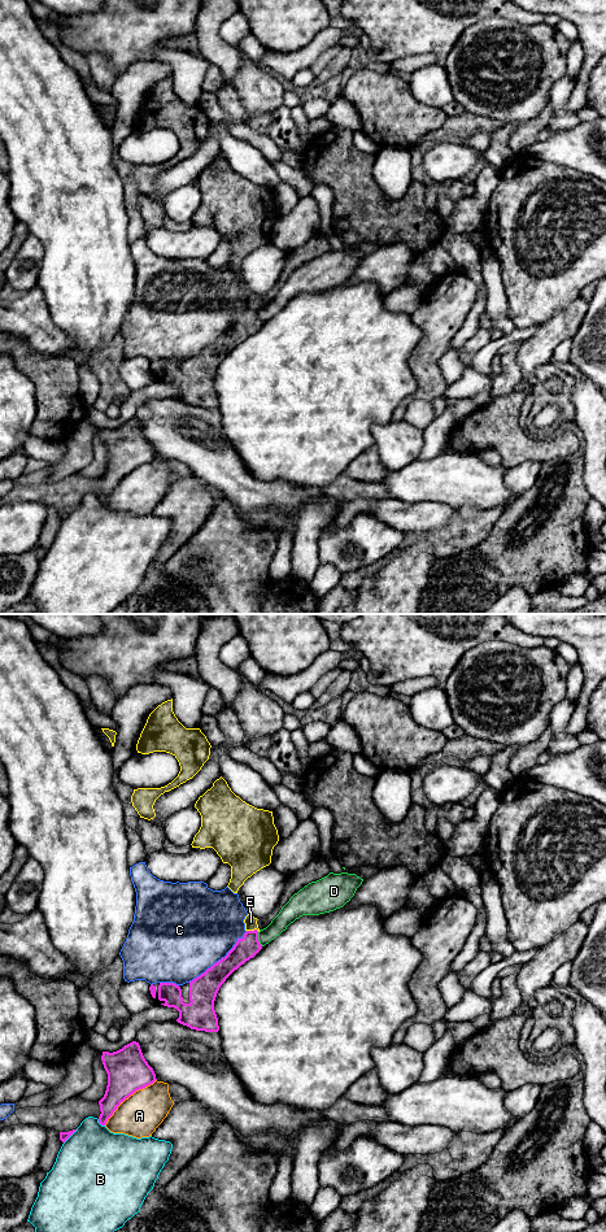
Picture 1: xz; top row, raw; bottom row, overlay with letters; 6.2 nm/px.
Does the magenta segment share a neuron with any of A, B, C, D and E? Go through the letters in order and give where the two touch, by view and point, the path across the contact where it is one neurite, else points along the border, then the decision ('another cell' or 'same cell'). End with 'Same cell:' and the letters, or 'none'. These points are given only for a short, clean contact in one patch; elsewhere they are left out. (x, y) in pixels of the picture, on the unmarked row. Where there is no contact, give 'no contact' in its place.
A: meets magenta in xz at (127, 474); another cell
B: meets magenta in xz at (70, 512); another cell
C: meets magenta in xz at (218, 338); another cell
D: meets magenta in xz at (257, 316); another cell
E: meets magenta in xz at (254, 307); same cell
Same cell: E

